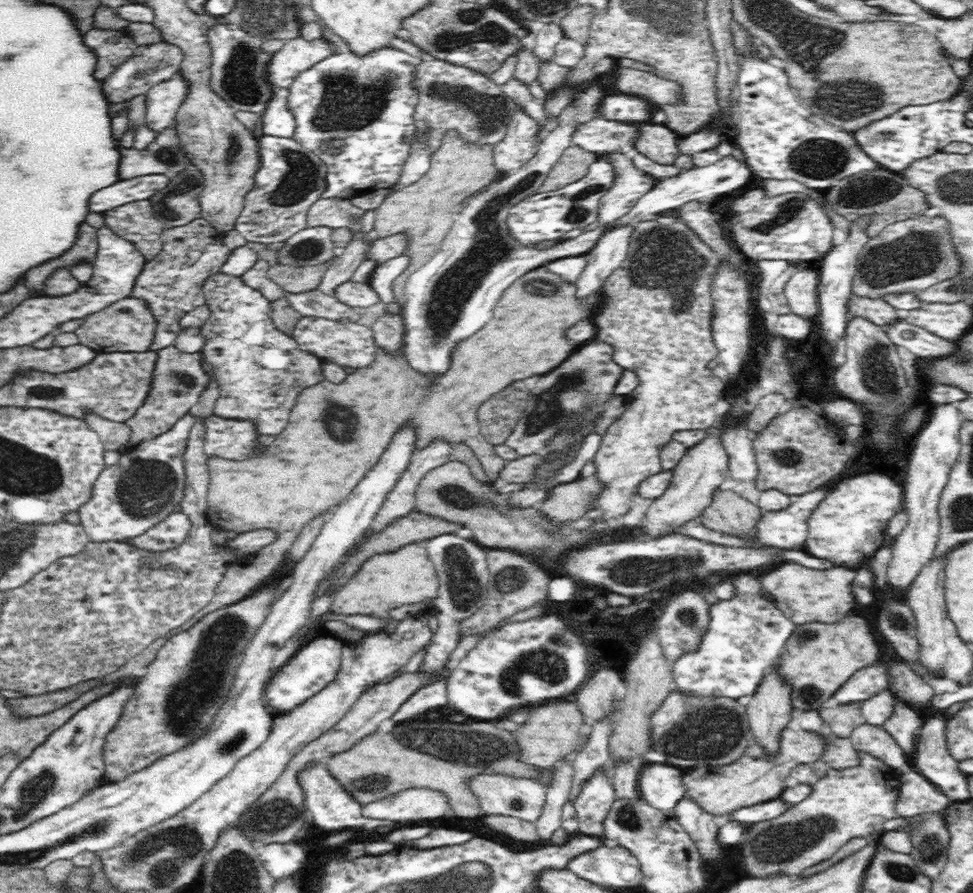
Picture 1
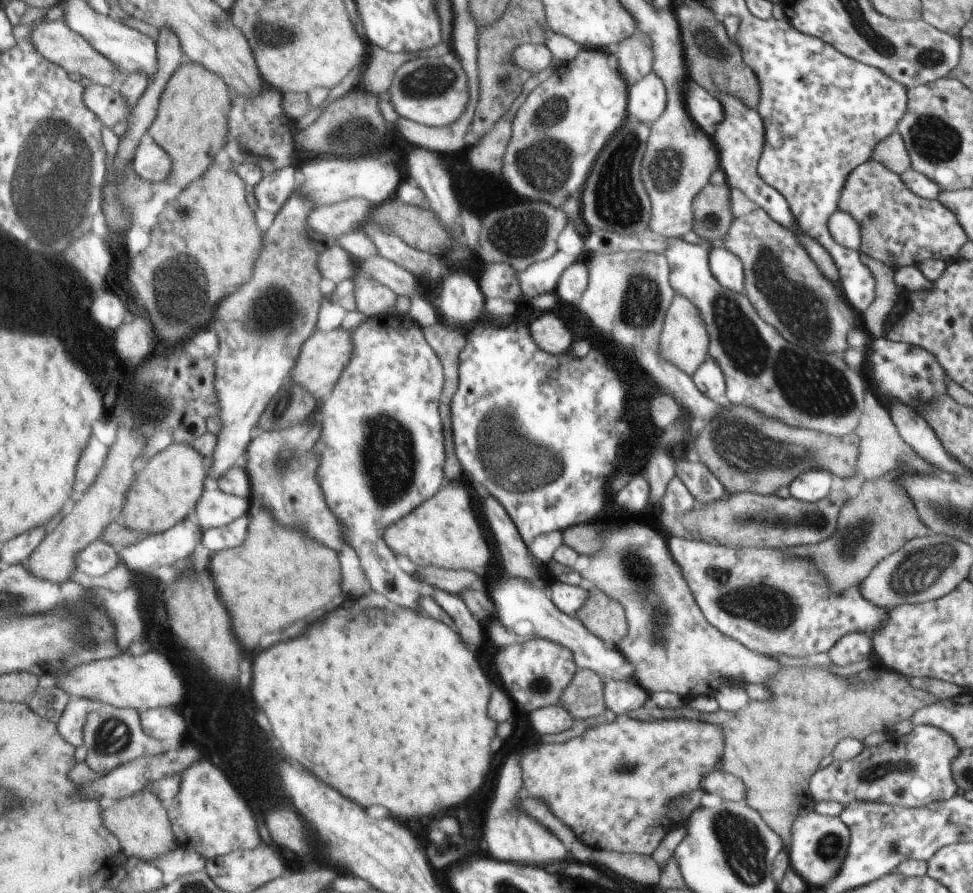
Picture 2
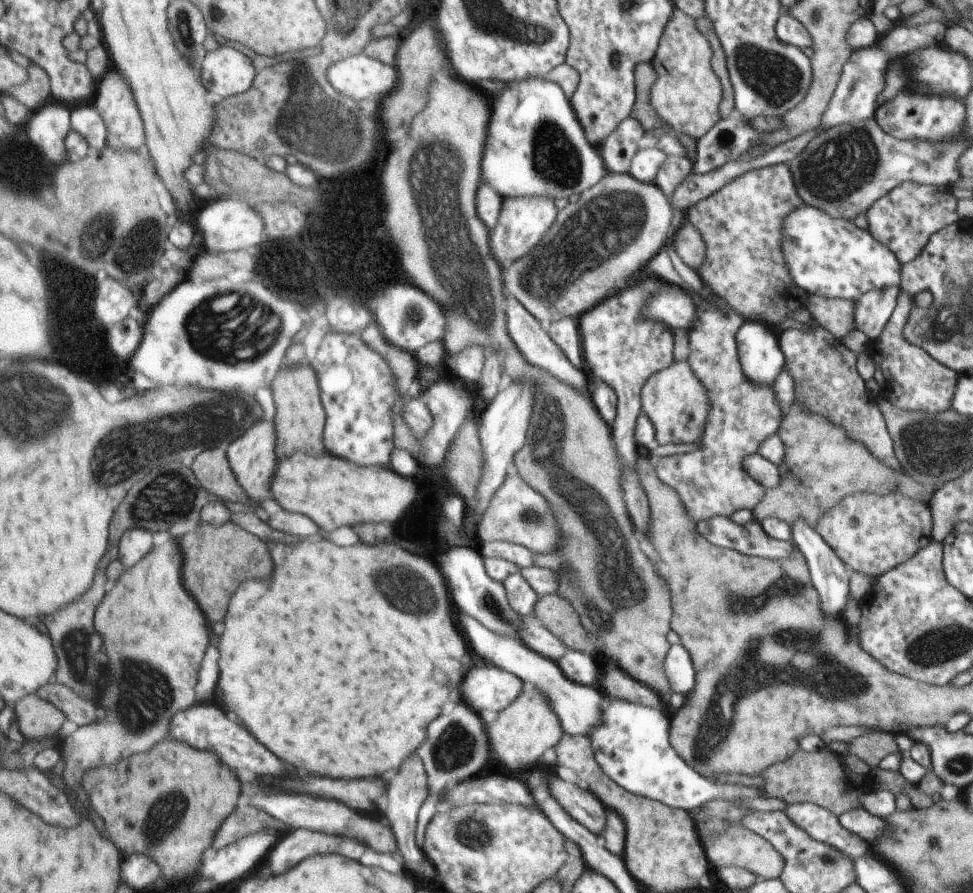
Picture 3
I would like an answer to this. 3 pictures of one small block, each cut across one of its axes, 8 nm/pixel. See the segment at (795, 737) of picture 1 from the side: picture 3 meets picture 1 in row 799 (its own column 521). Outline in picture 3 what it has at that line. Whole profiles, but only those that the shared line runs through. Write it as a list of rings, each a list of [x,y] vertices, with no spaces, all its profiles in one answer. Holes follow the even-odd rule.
[[[529,682],[524,683],[521,694],[507,708],[500,710],[491,724],[484,726],[491,752],[491,763],[497,766],[489,771],[502,773],[511,778],[516,778],[517,774],[523,774],[525,770],[534,766],[543,751],[551,746],[555,747],[564,735],[560,718],[549,704],[549,696],[545,696],[545,692],[541,692]]]

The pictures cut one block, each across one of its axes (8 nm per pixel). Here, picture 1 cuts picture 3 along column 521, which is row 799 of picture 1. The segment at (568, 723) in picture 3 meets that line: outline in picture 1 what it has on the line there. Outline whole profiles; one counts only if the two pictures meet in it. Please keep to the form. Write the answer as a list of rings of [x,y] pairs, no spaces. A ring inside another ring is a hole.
[[[664,763],[644,765],[638,778],[638,789],[642,800],[671,816],[687,791],[680,768]]]

